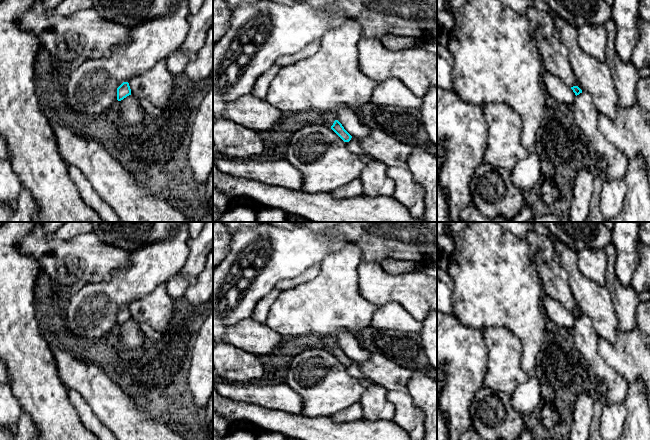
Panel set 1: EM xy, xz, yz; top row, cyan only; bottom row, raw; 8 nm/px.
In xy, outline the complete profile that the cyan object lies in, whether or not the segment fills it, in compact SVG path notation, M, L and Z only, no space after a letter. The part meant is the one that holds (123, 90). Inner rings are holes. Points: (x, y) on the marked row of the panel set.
M123 82L118 88L117 88L117 100L121 101L127 96L131 95L131 89L128 82Z

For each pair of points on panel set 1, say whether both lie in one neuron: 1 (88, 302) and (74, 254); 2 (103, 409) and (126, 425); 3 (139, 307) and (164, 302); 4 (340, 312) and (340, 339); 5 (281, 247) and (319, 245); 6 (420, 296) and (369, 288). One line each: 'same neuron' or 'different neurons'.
1: different neurons
2: same neuron
3: same neuron
4: different neurons
5: same neuron
6: same neuron

